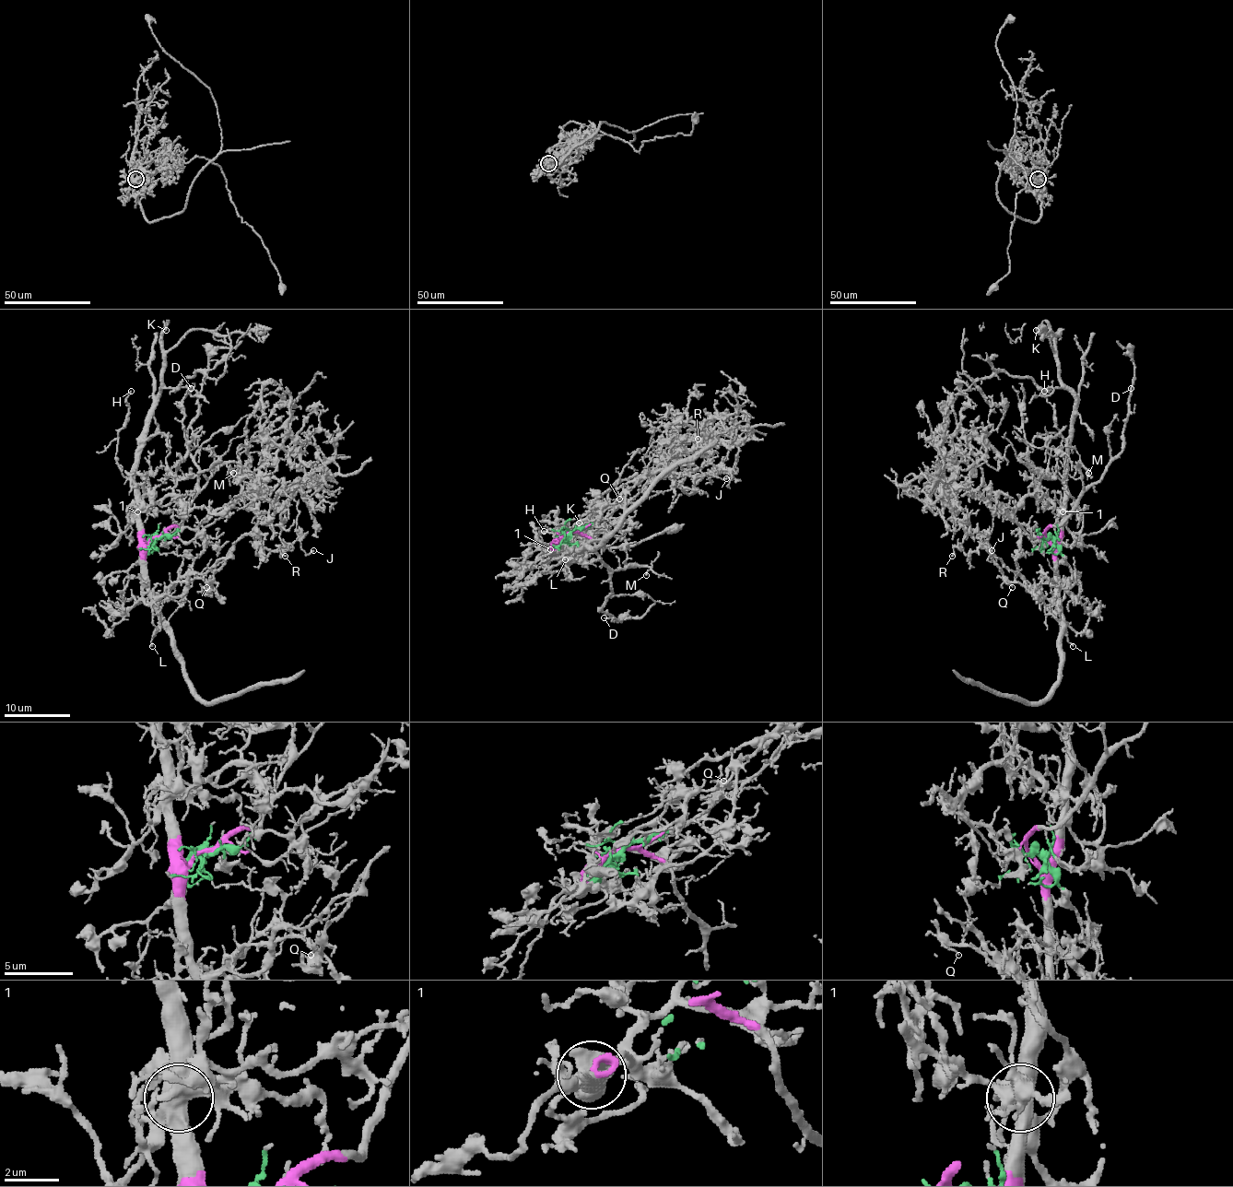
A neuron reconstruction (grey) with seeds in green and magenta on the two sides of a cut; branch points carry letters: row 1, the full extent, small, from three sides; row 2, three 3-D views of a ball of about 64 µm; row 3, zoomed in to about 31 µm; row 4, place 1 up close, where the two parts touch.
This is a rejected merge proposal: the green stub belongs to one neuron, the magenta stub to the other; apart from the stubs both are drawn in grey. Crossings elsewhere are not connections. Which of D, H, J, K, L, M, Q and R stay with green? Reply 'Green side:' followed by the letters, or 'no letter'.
Green side: J, L, Q, R

